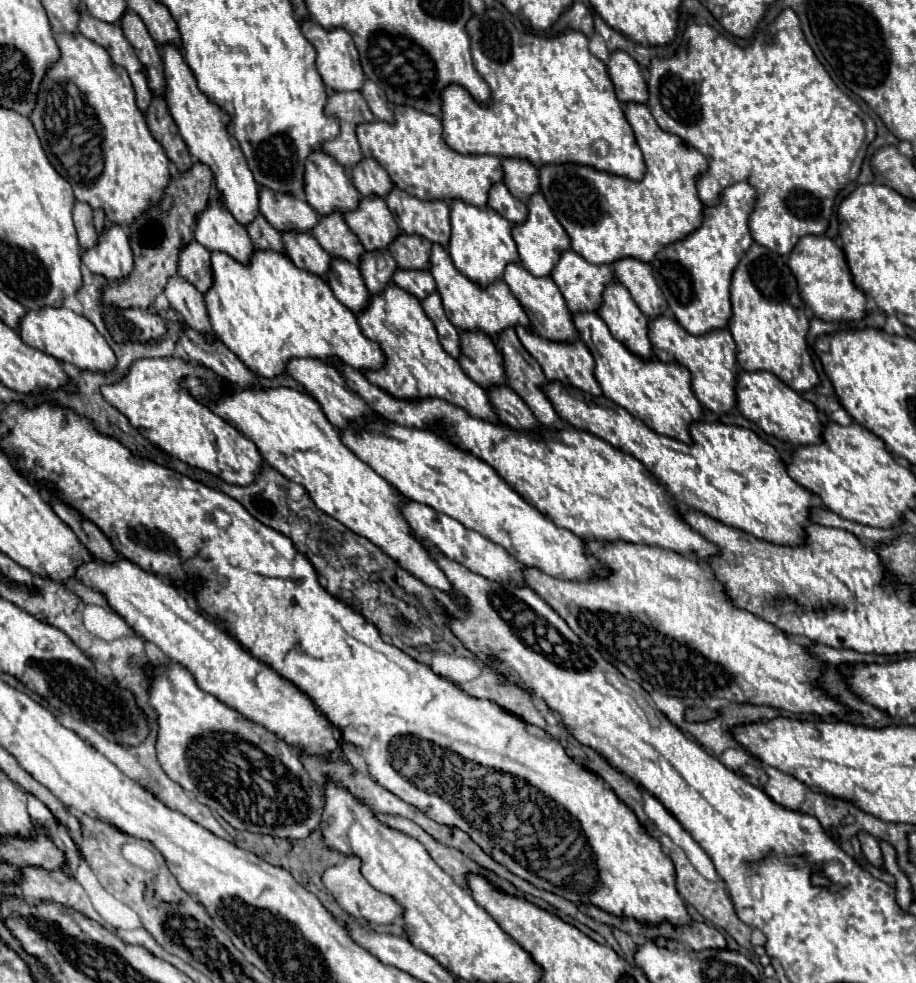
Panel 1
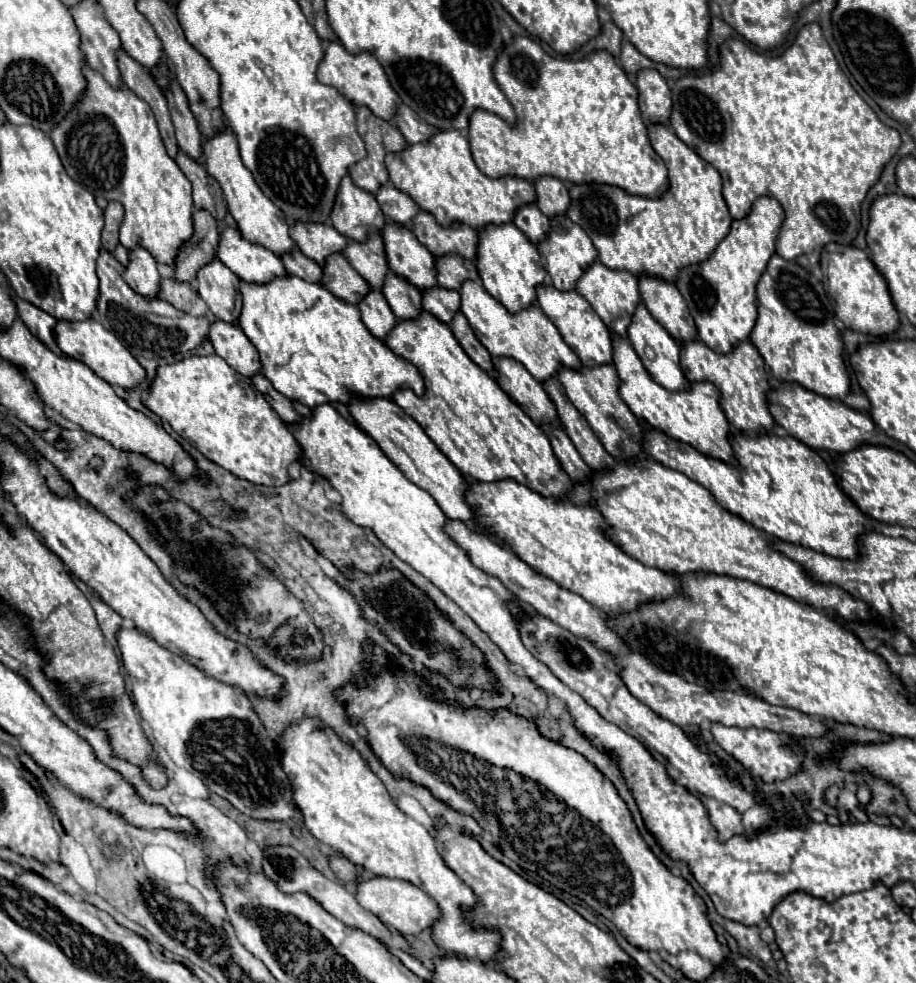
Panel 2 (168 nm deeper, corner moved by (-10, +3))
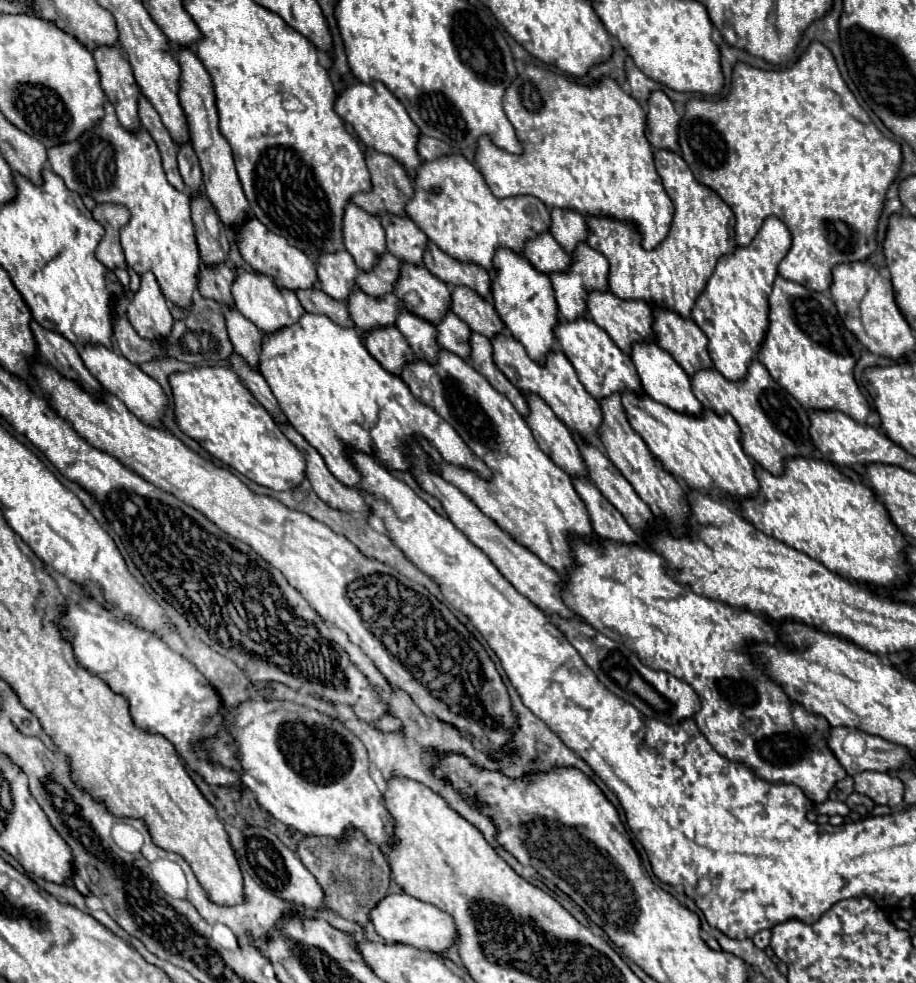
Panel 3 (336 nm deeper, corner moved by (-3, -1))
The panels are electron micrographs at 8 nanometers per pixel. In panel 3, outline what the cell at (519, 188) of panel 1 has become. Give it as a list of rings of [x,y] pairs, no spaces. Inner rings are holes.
[[[559,208],[551,210],[551,218],[553,218],[551,234],[555,236],[555,240],[561,244],[565,252],[573,254],[577,244],[587,240],[587,234],[589,234],[587,218],[581,216],[579,212],[559,210]]]

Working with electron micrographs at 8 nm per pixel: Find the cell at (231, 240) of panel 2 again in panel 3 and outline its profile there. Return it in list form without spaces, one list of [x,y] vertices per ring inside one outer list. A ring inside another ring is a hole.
[[[237,270],[237,278],[235,278],[235,284],[233,284],[231,292],[233,292],[233,298],[235,298],[235,308],[247,320],[251,320],[263,334],[273,334],[281,328],[293,326],[305,314],[299,298],[291,290],[279,290],[275,286],[275,282],[269,276],[263,276],[263,274]]]

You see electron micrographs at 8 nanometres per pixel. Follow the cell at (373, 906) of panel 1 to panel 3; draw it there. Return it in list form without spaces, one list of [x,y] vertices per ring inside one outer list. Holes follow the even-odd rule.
[[[387,894],[371,912],[371,922],[379,936],[385,938],[385,942],[399,942],[409,944],[419,950],[429,950],[435,954],[447,952],[451,946],[457,944],[457,928],[453,918],[439,910],[433,904],[415,900],[413,896],[403,894]]]

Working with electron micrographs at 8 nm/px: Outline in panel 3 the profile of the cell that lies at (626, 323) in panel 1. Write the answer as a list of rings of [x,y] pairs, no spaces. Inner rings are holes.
[[[633,344],[633,352],[631,352],[631,360],[637,368],[637,374],[641,378],[643,390],[649,398],[653,398],[659,404],[669,406],[675,412],[681,414],[689,414],[689,416],[699,416],[703,412],[703,404],[695,398],[693,390],[691,390],[691,380],[689,376],[683,372],[683,368],[671,358],[669,352],[661,350],[657,344]]]

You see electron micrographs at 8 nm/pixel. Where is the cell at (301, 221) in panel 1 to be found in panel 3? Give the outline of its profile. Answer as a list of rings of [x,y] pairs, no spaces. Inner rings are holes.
[[[341,250],[335,256],[323,256],[323,260],[317,260],[317,274],[321,290],[333,300],[345,302],[357,286],[355,278],[359,268],[355,266],[353,256],[347,250]]]

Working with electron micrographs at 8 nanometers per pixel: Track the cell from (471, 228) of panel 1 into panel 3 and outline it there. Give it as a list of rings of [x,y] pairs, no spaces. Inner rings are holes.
[[[501,248],[495,254],[495,276],[493,276],[493,300],[501,320],[507,324],[507,330],[519,340],[531,360],[543,364],[549,352],[555,346],[555,326],[559,322],[559,310],[555,302],[555,292],[551,286],[551,278],[547,274],[537,272],[523,256]]]

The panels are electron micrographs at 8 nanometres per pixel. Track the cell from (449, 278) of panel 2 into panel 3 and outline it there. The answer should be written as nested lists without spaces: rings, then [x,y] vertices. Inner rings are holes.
[[[455,286],[451,296],[451,312],[467,322],[471,332],[483,334],[489,340],[505,332],[505,324],[499,318],[495,306],[489,300],[477,296],[471,288]]]

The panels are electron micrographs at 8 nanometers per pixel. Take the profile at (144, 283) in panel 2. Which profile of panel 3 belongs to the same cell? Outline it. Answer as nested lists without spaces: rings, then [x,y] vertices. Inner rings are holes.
[[[151,272],[141,276],[141,288],[127,306],[127,318],[141,338],[163,342],[171,334],[173,316]]]

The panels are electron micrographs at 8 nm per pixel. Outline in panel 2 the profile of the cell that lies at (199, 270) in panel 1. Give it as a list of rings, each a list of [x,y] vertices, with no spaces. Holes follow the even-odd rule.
[[[218,258],[198,270],[198,294],[208,304],[210,314],[236,324],[242,296],[238,292],[238,276],[230,272]]]

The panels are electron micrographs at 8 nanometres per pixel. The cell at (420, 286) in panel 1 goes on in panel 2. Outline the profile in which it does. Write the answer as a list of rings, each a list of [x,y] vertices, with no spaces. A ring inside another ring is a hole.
[[[434,286],[434,288],[422,292],[422,306],[430,314],[434,314],[438,320],[448,324],[450,316],[454,316],[454,312],[458,312],[458,292]]]

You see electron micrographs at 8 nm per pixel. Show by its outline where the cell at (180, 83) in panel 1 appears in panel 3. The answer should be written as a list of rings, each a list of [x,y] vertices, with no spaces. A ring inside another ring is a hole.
[[[255,216],[251,220],[247,220],[247,224],[243,224],[243,228],[233,228],[233,232],[235,232],[235,242],[239,246],[243,260],[255,272],[273,278],[277,288],[311,290],[311,288],[319,286],[315,262],[311,258],[307,258],[303,252],[299,252],[297,248],[291,248],[287,244],[287,240],[283,240],[283,236],[275,236],[271,230],[267,230],[259,220],[255,220]]]

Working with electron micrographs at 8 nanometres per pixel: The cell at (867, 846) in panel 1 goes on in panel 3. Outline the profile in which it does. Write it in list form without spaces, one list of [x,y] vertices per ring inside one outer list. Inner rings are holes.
[[[825,800],[821,804],[815,804],[815,810],[819,814],[827,814],[827,816],[833,816],[833,814],[847,816],[849,814],[849,808],[843,802],[835,802],[835,800]]]

